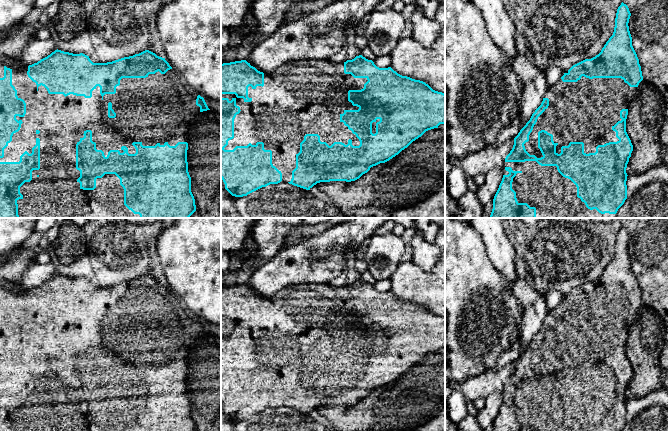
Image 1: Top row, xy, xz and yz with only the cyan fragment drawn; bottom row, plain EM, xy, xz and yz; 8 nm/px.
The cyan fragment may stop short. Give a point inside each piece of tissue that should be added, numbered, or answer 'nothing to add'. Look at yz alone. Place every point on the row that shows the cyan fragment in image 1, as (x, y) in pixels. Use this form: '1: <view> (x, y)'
1: yz (584, 111)
2: yz (543, 187)

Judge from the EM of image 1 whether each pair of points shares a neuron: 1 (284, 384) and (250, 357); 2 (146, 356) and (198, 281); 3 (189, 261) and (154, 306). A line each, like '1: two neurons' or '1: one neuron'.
1: one neuron
2: two neurons
3: two neurons

